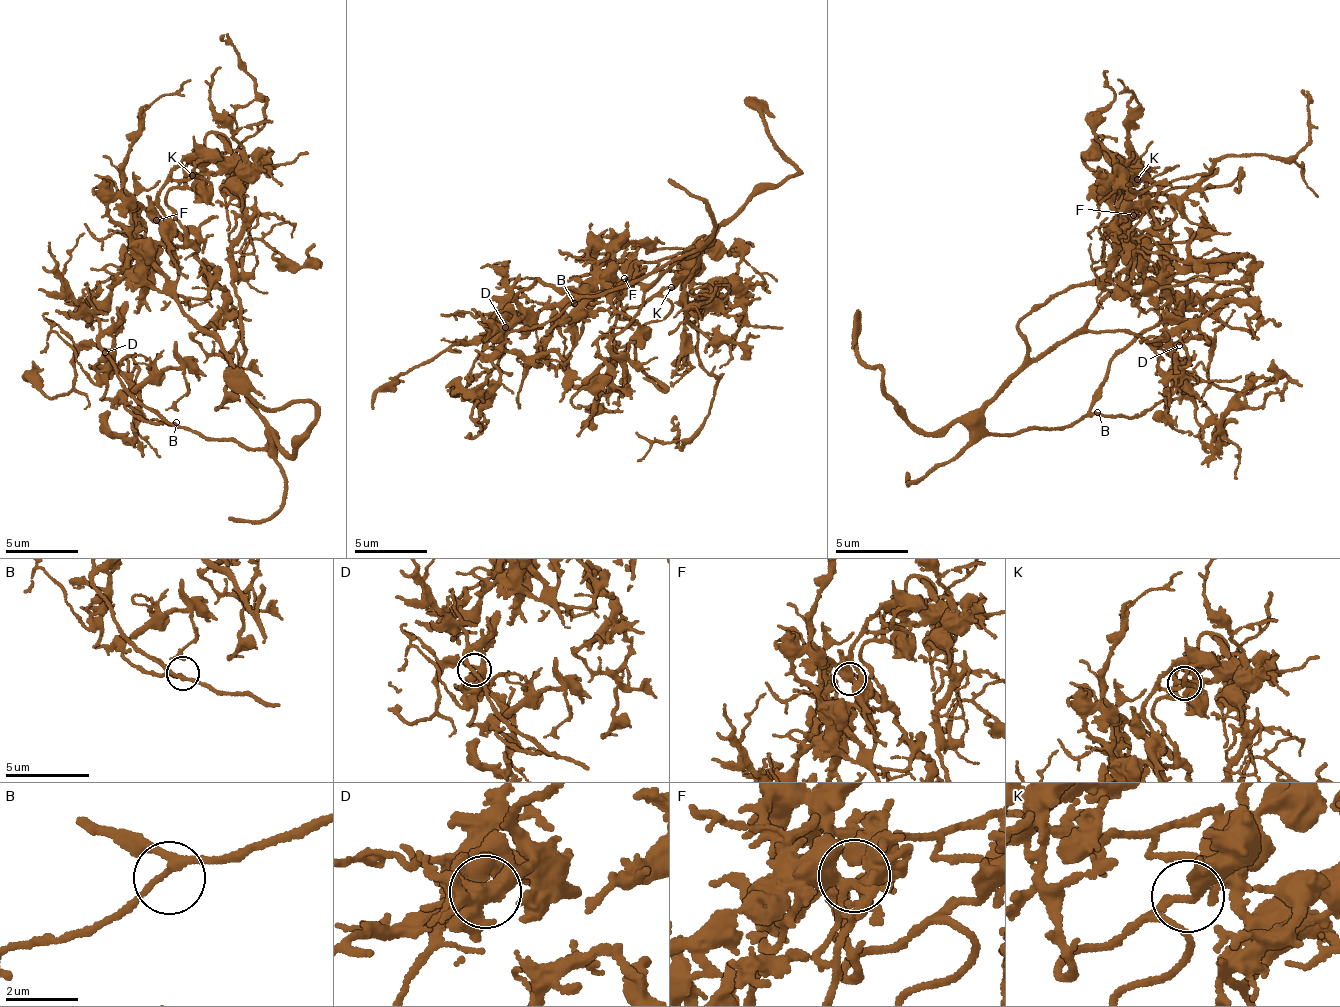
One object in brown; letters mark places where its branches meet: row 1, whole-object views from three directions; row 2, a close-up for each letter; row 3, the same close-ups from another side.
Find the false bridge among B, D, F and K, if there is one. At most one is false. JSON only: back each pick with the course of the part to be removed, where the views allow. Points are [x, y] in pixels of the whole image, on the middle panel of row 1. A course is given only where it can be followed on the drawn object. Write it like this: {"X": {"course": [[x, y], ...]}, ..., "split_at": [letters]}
{"split_at": []}

